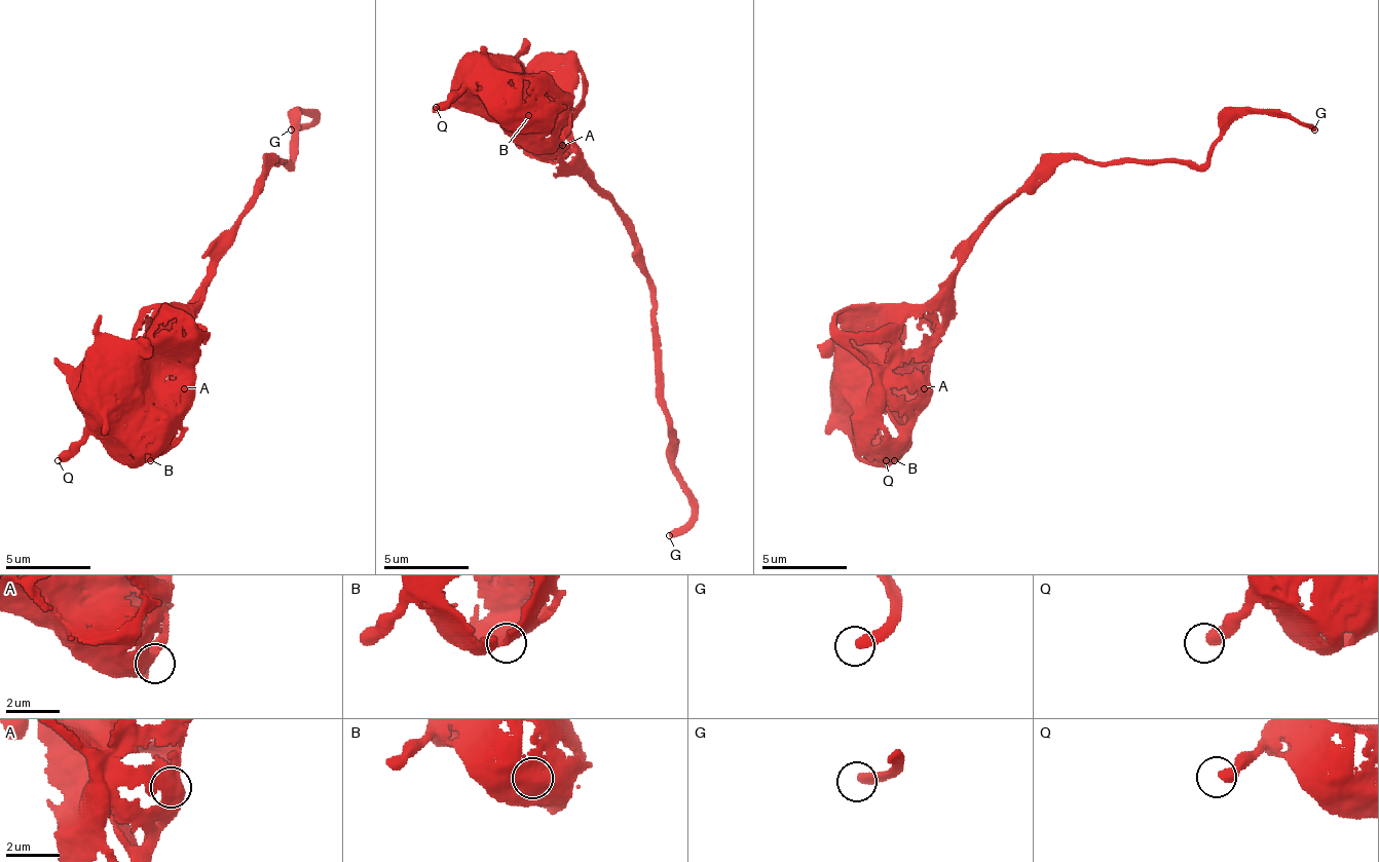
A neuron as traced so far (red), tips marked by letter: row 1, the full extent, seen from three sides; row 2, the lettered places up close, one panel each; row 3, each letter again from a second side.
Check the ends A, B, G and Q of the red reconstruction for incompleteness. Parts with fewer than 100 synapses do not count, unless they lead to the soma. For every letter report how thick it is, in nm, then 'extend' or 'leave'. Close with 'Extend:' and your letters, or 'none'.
A: 400 nm thick; leave
B: 600 nm thick; leave
G: 320 nm thick; extend
Q: 400 nm thick; leave
Extend: G

